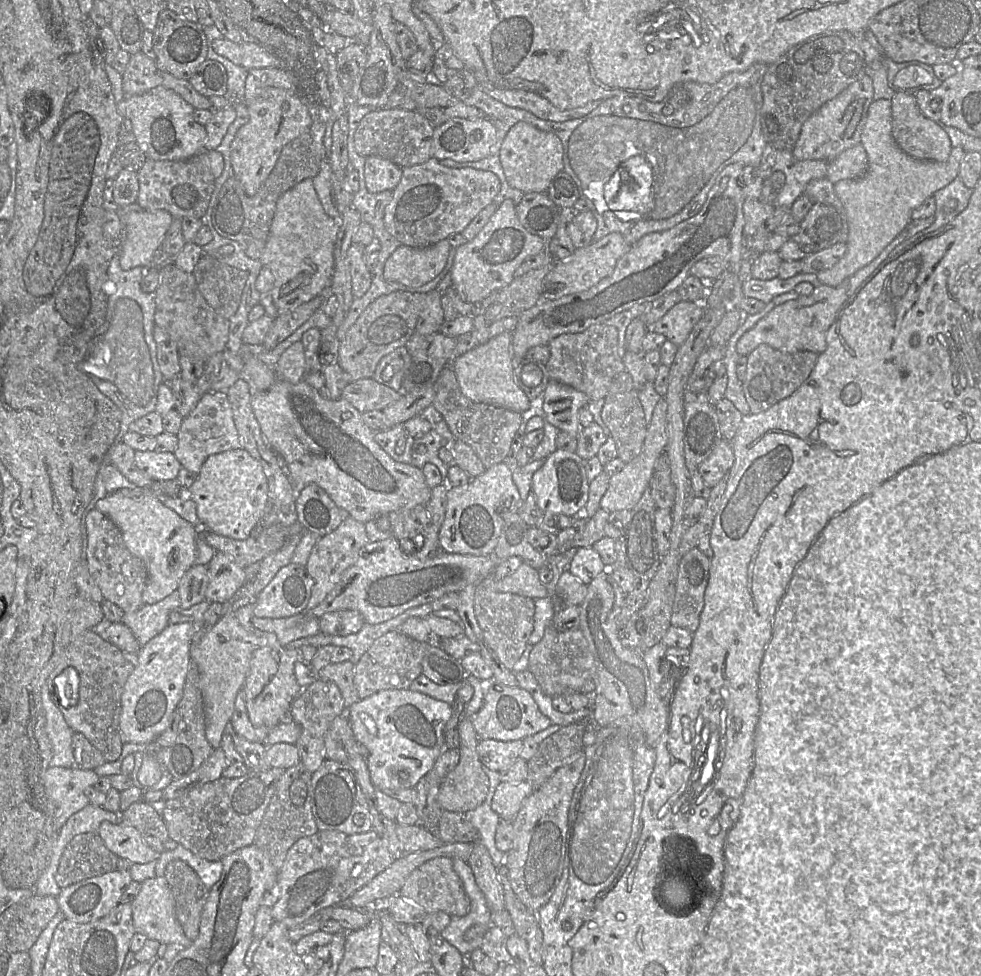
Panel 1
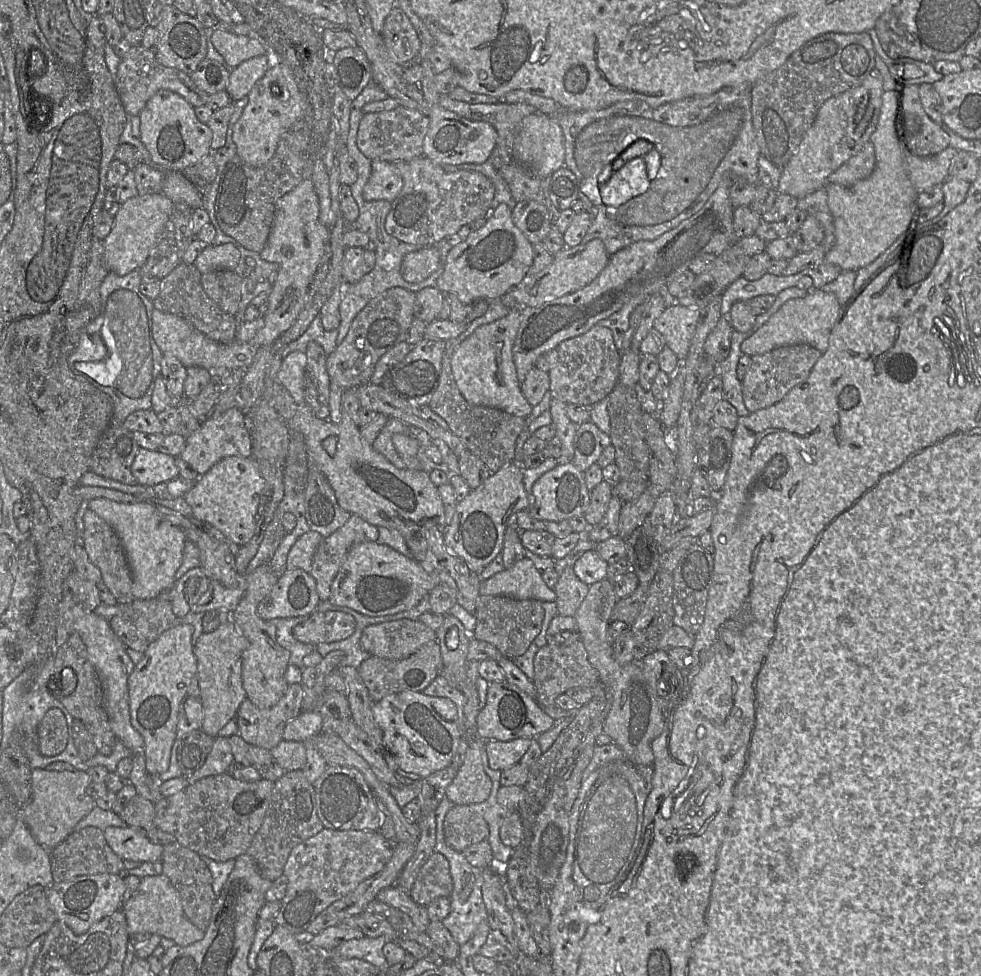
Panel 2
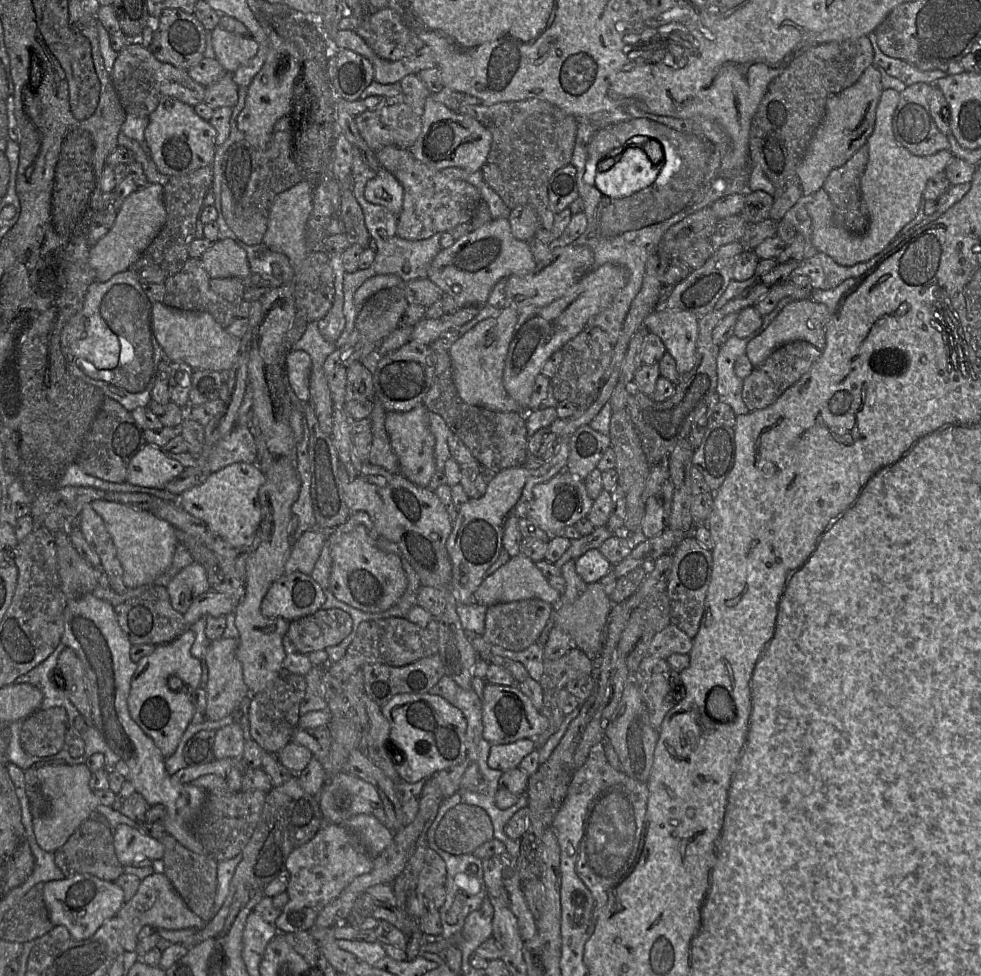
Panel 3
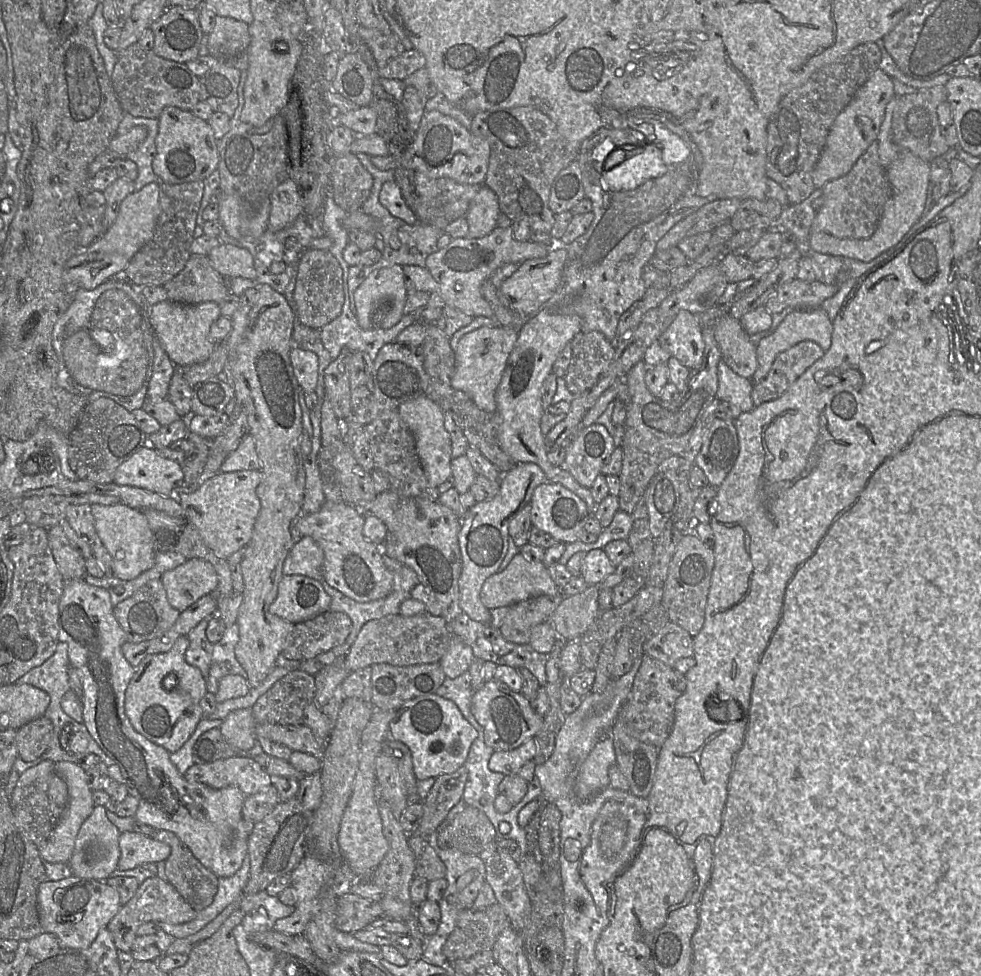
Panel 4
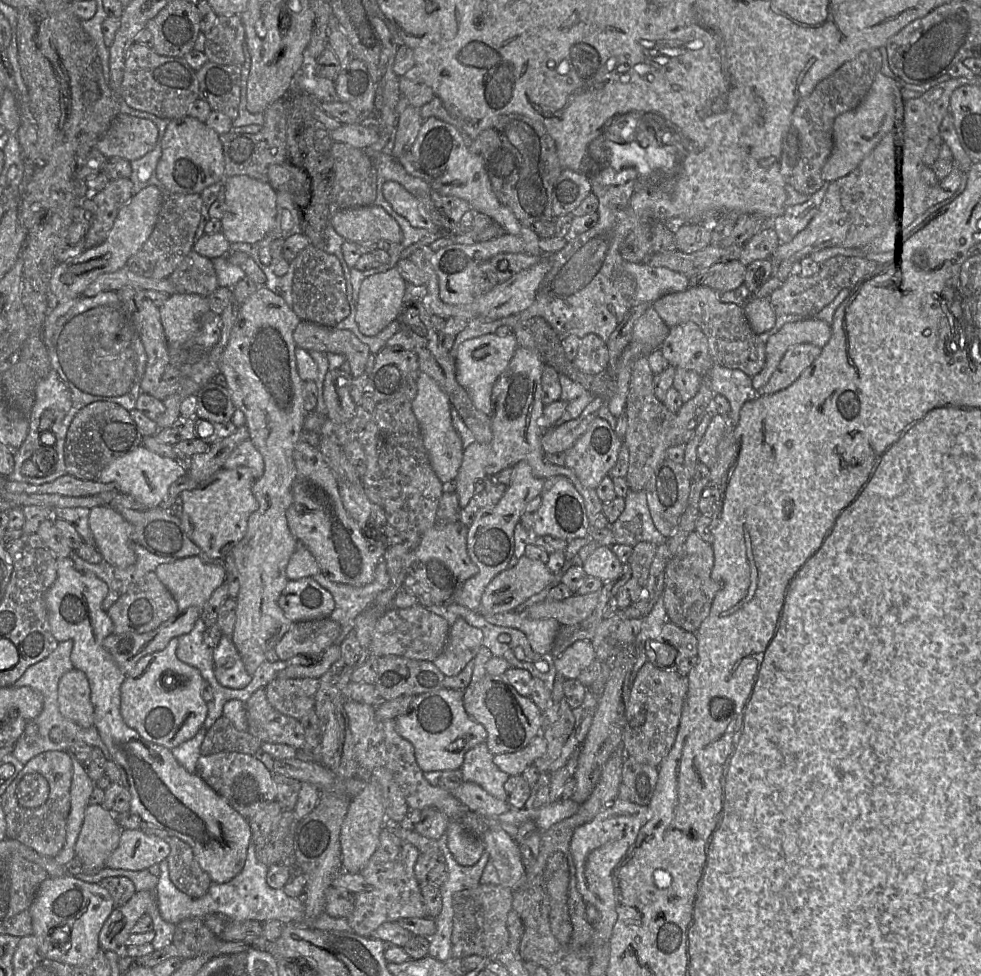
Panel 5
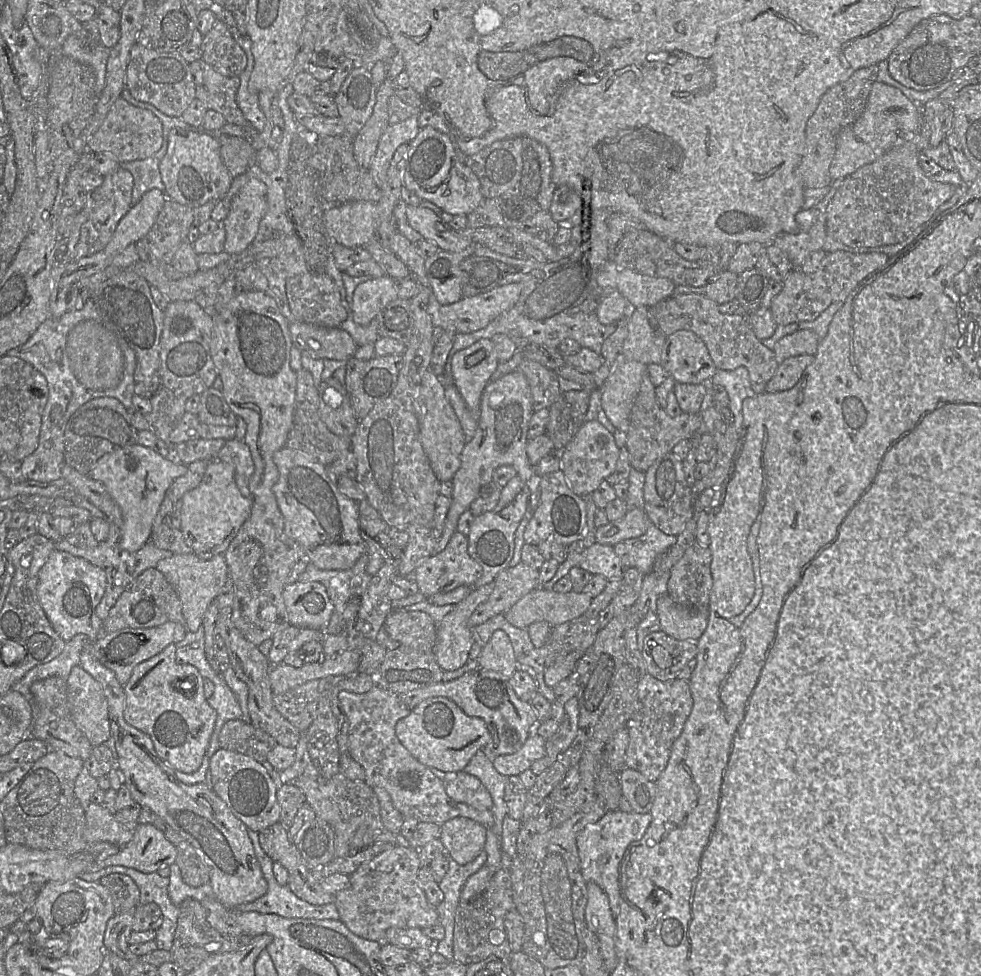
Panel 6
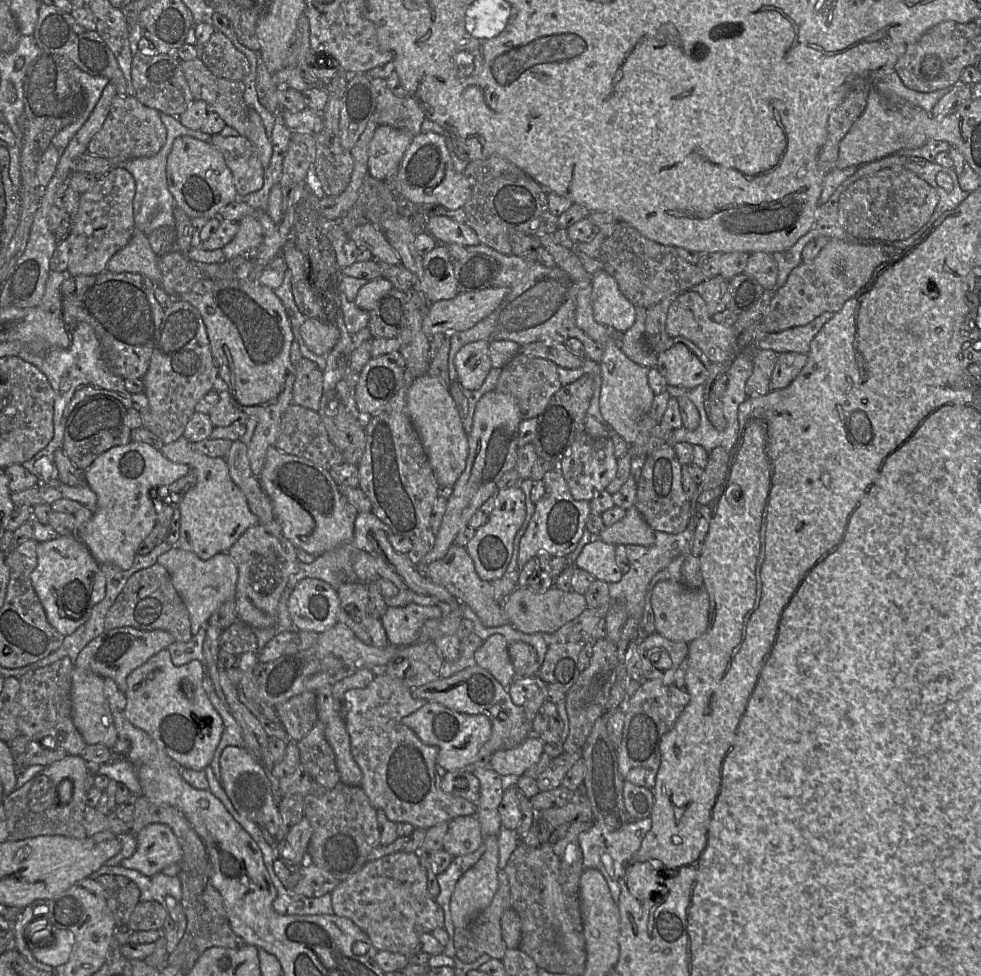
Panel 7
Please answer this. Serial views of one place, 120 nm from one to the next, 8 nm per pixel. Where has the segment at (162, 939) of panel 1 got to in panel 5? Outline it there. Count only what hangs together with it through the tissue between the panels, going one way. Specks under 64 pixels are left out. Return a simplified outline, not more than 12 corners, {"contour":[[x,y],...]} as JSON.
{"contour":[[137,891],[115,907],[100,931],[100,948],[128,956],[126,940],[154,904],[156,891]]}

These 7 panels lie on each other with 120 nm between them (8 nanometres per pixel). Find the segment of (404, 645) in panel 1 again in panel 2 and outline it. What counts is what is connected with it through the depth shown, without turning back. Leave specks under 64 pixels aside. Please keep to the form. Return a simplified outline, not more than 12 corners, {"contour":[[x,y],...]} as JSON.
{"contour":[[436,641],[403,660],[370,656],[358,673],[373,702],[422,692],[443,668]]}

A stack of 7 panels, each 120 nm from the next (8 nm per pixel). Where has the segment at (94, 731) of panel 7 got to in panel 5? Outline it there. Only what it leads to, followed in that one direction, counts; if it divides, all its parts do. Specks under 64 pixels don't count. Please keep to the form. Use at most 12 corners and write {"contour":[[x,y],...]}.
{"contour":[[73,668],[58,685],[61,714],[94,726],[87,676]]}

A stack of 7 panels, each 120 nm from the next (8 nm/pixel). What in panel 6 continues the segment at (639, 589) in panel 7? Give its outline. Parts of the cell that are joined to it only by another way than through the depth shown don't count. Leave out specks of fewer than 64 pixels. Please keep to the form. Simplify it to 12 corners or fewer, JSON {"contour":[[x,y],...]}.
{"contour":[[649,519],[646,532],[625,540],[628,565],[648,574],[676,536]]}

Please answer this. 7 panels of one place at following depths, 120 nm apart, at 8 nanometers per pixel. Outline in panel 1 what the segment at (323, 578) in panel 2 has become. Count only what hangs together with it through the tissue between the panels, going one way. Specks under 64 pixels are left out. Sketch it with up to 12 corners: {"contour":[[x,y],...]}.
{"contour":[[348,517],[313,547],[306,614],[333,590],[369,543]]}

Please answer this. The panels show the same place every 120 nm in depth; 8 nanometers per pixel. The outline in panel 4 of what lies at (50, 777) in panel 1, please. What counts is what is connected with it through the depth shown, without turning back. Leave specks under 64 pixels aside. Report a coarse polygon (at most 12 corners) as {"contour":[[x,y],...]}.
{"contour":[[59,761],[55,771],[69,800],[38,847],[44,861],[68,863],[79,830],[95,803],[80,763]]}

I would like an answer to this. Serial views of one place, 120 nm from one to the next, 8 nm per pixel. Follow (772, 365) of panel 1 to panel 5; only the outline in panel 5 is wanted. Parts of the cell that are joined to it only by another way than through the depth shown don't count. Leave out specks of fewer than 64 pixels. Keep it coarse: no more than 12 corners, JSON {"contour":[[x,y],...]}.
{"contour":[[808,343],[789,348],[757,395],[789,387],[821,351]]}

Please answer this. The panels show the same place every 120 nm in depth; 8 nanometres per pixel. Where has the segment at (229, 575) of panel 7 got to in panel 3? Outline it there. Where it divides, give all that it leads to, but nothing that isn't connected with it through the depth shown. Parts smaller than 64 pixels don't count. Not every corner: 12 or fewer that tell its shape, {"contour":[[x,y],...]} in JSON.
{"contour":[[194,561],[166,587],[182,615],[211,587],[205,568]]}

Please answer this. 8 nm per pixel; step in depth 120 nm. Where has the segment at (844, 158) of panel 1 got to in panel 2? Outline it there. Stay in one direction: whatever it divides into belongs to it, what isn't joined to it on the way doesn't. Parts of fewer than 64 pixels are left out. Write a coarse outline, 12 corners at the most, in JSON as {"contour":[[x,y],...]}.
{"contour":[[873,146],[861,150],[829,175],[828,184],[849,187],[870,176]]}

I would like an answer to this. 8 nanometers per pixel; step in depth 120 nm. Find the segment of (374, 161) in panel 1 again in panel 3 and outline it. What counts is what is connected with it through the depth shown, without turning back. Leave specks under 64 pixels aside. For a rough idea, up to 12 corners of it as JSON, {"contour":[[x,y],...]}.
{"contour":[[380,168],[364,190],[365,199],[398,215],[404,189]]}

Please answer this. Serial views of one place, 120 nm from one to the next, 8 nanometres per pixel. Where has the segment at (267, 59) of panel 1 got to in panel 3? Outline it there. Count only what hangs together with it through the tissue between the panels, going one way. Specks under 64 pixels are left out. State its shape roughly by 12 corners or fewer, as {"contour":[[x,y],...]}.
{"contour":[[212,31],[216,59],[231,74],[259,50],[252,37]]}

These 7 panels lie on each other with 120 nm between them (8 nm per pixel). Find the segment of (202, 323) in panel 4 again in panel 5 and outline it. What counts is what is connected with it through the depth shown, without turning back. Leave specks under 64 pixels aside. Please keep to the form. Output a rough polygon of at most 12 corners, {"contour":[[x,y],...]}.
{"contour":[[170,295],[159,308],[169,349],[195,336],[207,297]]}

